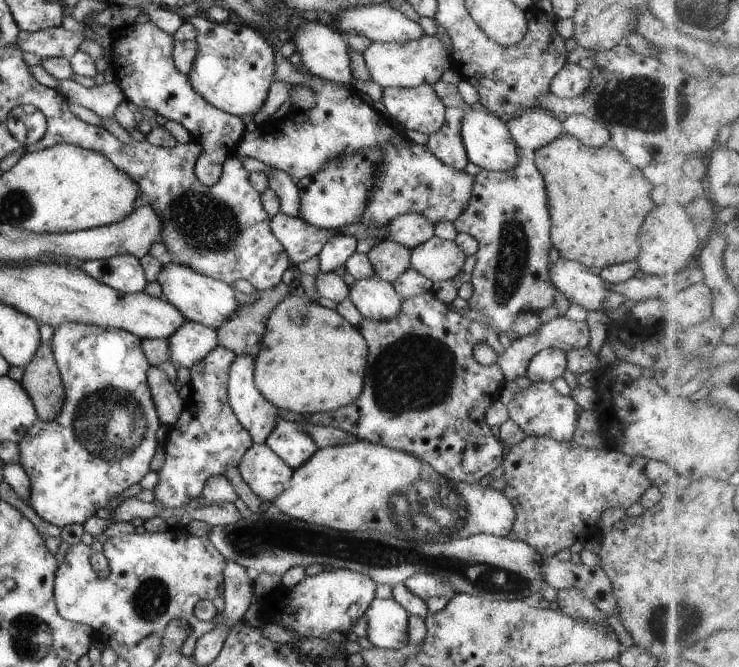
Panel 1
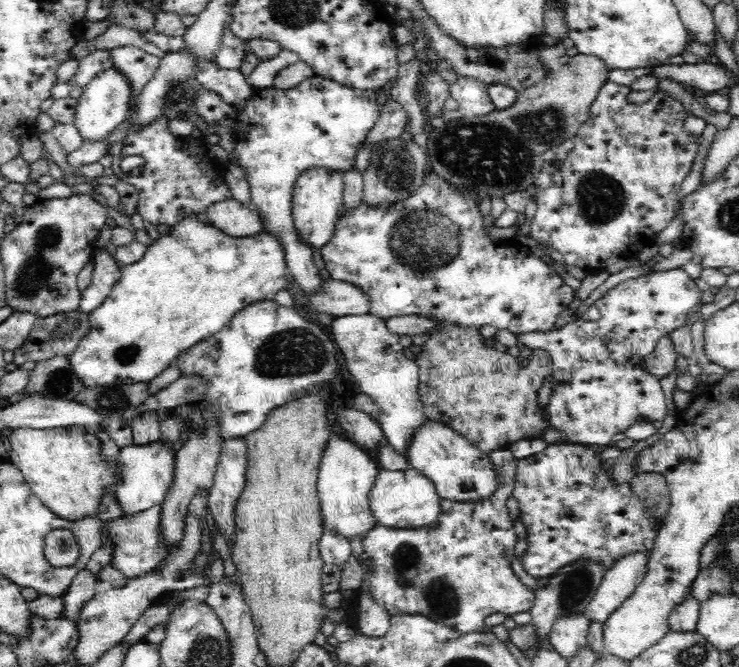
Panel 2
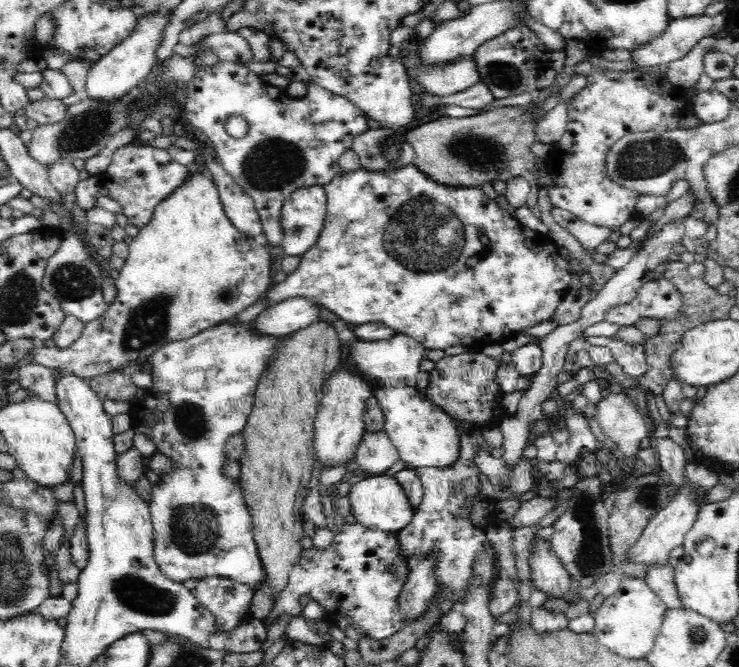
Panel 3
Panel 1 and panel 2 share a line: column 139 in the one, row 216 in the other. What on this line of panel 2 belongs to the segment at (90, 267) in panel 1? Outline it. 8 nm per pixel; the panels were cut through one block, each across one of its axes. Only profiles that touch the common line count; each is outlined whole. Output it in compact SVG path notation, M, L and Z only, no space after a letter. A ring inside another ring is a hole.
M315 74L288 90L280 90L275 86L265 90L255 88L246 104L238 111L232 105L225 103L218 93L194 82L192 108L206 124L220 124L235 132L232 136L234 152L237 164L243 169L246 180L250 183L250 201L261 216L263 230L273 234L280 241L289 274L293 275L299 287L306 293L316 292L323 280L312 261L312 254L314 254L312 247L302 242L296 233L297 228L292 216L294 182L302 172L310 168L327 168L344 173L352 168L356 160L356 152L364 146L368 132L380 116L381 106L376 98L378 93L375 90L348 88L334 80Z

